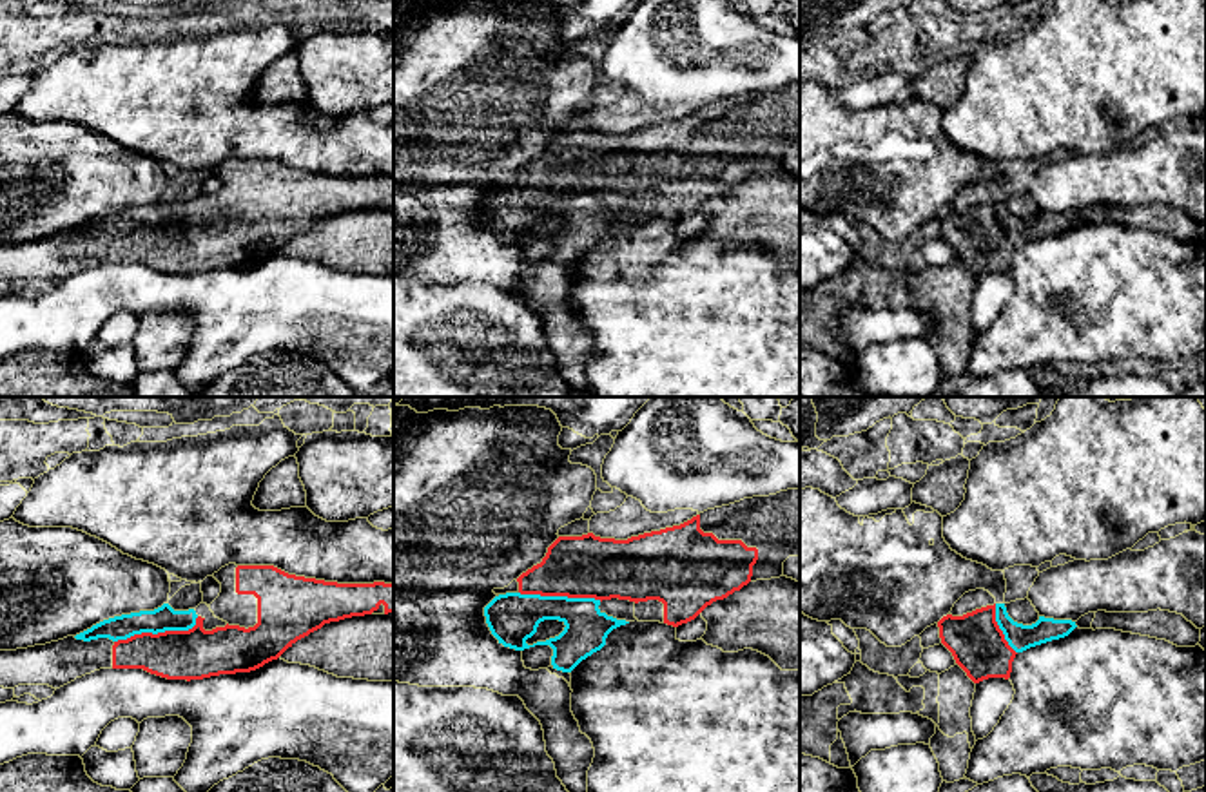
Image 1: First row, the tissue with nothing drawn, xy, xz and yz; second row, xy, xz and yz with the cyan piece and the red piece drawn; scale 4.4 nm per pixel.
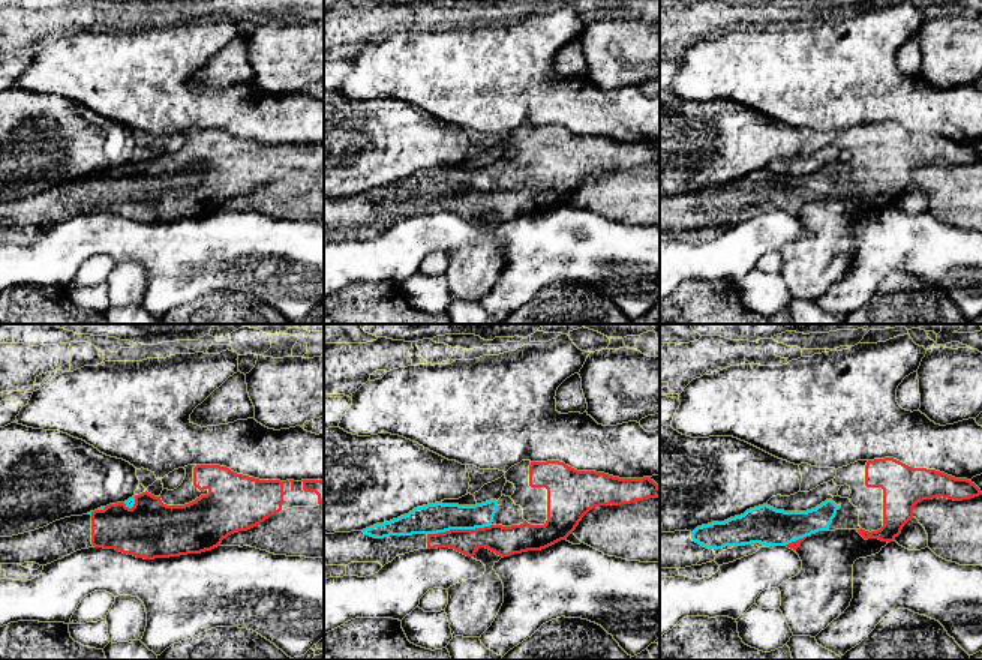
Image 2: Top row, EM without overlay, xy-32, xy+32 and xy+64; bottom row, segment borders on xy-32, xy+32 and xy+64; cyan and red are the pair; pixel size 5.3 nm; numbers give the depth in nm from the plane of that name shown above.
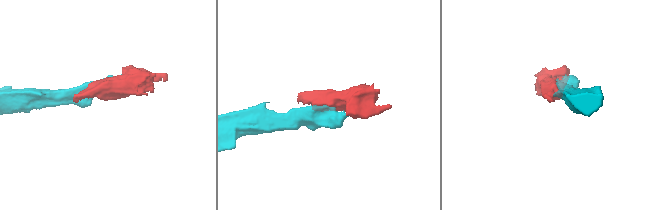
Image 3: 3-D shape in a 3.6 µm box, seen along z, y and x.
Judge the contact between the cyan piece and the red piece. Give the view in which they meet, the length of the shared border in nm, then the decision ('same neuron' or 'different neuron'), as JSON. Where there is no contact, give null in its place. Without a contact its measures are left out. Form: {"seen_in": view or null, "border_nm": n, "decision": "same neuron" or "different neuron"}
{"seen_in": "xy", "border_nm": 400, "decision": "same neuron"}

